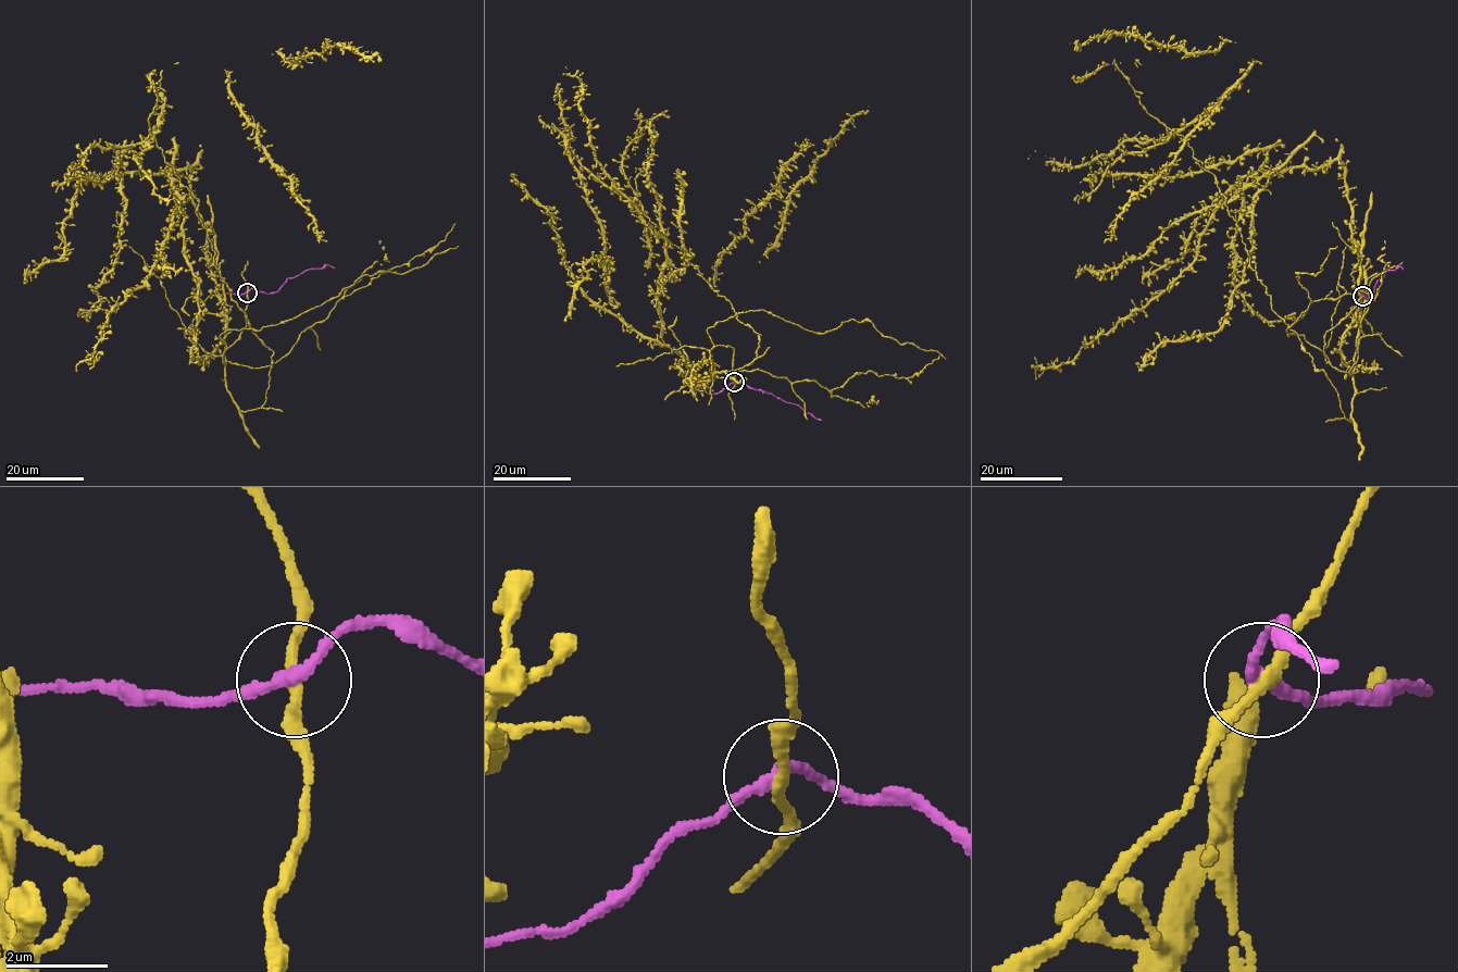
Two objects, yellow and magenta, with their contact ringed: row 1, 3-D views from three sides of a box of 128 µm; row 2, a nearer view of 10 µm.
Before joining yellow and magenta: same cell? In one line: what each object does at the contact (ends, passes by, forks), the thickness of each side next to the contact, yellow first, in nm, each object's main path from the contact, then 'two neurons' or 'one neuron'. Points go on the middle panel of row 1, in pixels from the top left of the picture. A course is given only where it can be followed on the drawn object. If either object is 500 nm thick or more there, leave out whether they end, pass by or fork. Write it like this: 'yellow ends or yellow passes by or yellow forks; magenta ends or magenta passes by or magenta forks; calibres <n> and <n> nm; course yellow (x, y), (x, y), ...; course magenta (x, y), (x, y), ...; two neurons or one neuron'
yellow passes by; magenta passes by; calibres 240 and 240 nm; course yellow (734, 382), (711, 349), (744, 368), (760, 335), (570, 138), (606, 291), (612, 269), (584, 266), (564, 322); course magenta (734, 382), (771, 393), (821, 420); one neuron

